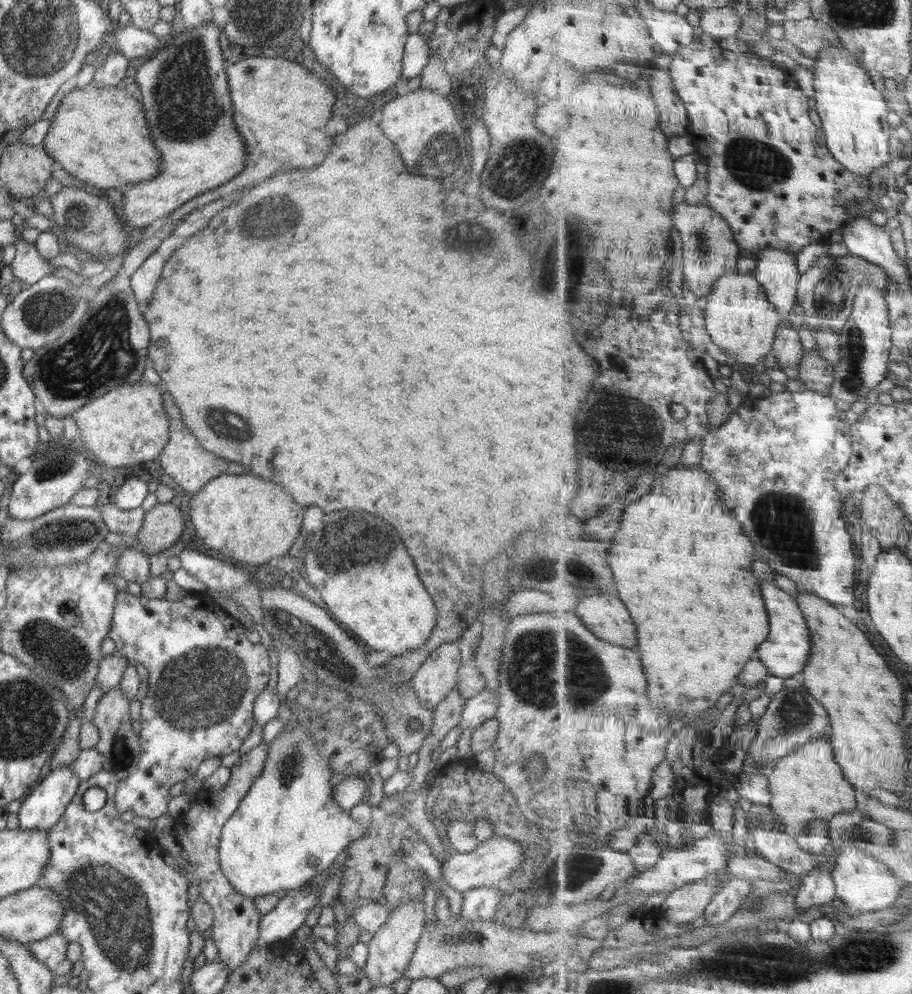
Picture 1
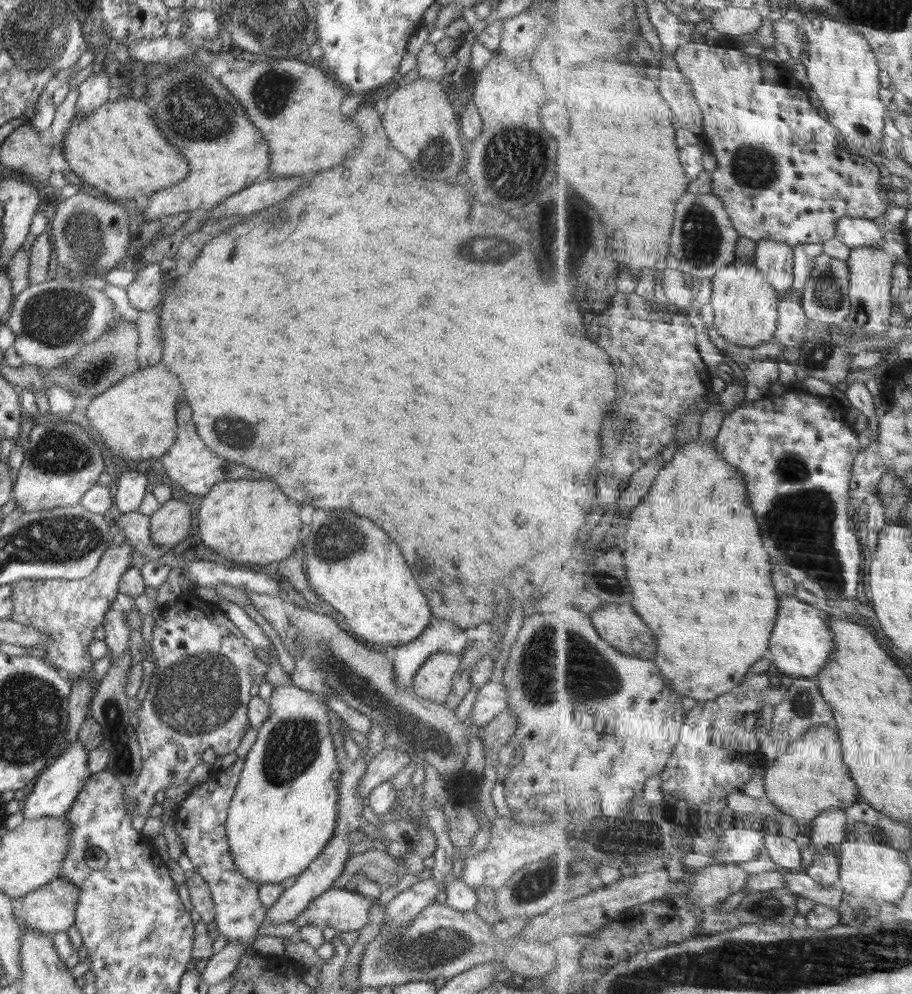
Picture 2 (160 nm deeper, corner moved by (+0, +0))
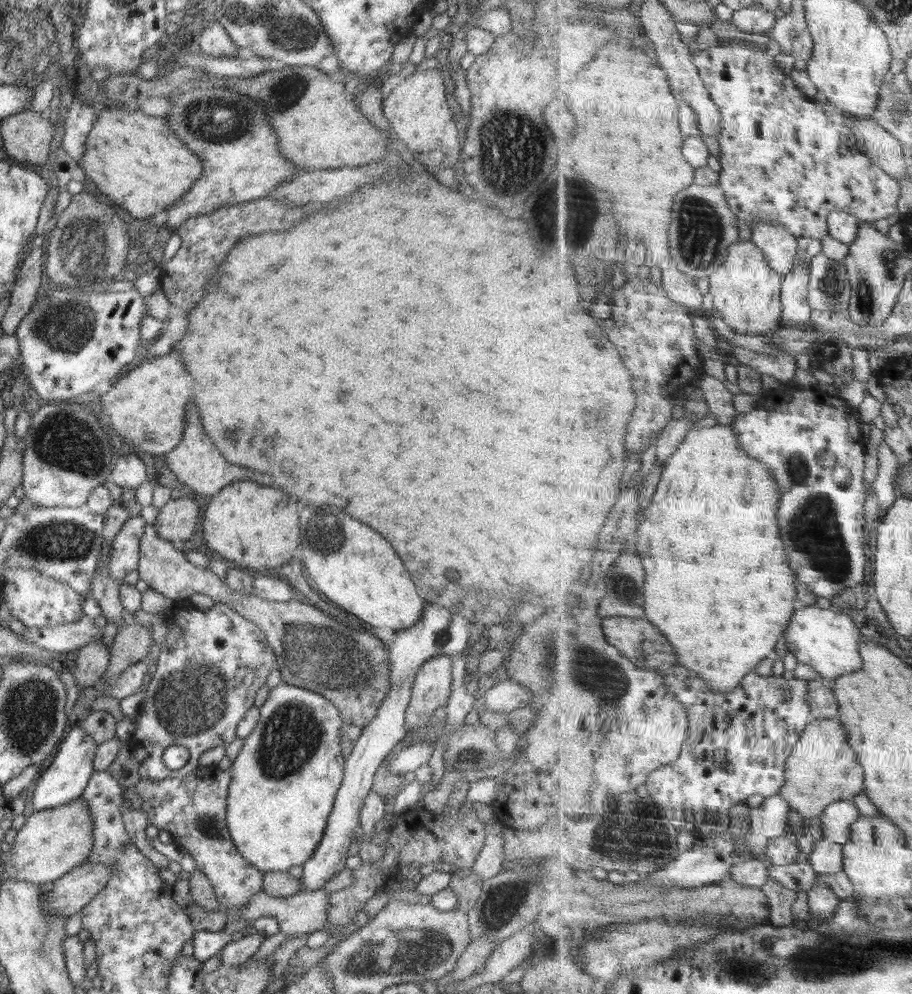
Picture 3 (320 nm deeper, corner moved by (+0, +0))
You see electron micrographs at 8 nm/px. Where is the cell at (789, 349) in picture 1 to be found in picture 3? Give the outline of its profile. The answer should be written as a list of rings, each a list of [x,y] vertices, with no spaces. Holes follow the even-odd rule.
[[[797,258],[796,267],[785,276],[783,283],[783,326],[803,329],[810,324],[813,309],[808,300],[810,286],[810,267],[806,267],[802,258]]]

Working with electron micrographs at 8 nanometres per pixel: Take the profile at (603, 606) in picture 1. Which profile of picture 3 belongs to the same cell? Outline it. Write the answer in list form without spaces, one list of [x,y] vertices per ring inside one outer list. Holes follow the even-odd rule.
[[[614,616],[604,620],[604,628],[607,639],[638,667],[658,670],[664,663],[674,666],[678,664],[677,648],[664,636],[662,630],[648,619]]]

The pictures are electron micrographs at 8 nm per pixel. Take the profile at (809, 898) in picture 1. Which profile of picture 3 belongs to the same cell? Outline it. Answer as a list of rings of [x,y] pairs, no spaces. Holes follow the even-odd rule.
[[[822,838],[814,844],[811,859],[820,875],[836,874],[845,870],[845,844]]]

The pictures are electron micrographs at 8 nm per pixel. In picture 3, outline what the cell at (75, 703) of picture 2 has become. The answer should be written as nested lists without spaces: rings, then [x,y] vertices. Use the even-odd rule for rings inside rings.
[[[92,642],[76,652],[76,667],[73,669],[77,687],[94,686],[104,676],[109,664],[109,651],[102,643]]]

